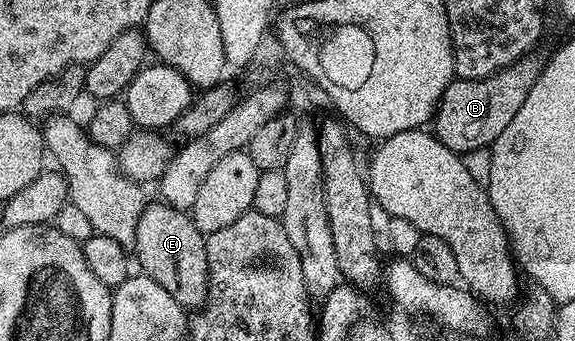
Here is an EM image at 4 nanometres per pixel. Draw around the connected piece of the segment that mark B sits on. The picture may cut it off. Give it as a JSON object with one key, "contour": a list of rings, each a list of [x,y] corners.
{"contour":[[[534,56],[520,57],[512,65],[476,81],[453,79],[436,105],[434,136],[450,151],[461,155],[491,147],[498,135],[510,127],[510,119],[518,115],[518,107],[526,103],[526,95],[530,95],[530,87],[538,79],[542,61]]]}

